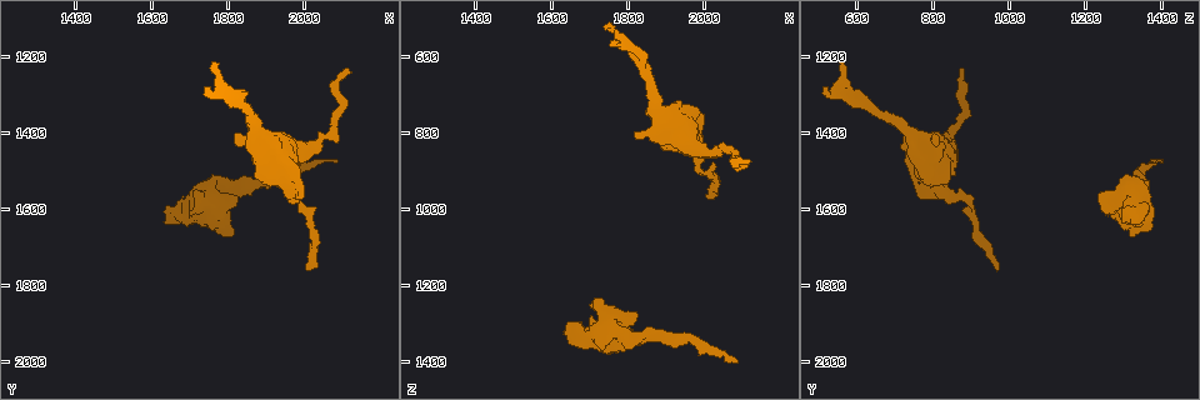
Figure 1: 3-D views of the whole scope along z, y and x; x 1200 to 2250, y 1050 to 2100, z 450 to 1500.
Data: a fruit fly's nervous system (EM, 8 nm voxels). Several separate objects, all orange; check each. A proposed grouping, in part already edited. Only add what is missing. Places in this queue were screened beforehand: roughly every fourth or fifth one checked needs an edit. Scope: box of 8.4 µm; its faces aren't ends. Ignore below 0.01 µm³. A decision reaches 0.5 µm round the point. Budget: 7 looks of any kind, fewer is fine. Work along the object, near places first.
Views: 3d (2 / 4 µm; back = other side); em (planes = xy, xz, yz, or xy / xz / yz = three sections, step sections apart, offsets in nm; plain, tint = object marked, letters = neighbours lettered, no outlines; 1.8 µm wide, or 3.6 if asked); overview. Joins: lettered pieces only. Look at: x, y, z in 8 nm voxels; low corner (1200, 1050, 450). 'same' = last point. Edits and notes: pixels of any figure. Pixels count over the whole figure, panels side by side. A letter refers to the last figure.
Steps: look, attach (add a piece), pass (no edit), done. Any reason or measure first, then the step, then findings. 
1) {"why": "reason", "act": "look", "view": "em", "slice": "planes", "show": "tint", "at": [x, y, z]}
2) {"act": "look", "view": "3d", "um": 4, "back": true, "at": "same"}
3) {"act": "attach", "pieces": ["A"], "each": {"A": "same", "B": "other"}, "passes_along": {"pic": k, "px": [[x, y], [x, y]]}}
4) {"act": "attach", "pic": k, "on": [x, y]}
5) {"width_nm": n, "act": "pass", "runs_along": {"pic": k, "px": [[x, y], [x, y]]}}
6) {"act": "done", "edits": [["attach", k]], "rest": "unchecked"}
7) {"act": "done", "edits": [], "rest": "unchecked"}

{"why": "stops while still wide", "act": "look", "view": "3d", "um": 2, "back": true, "at": [1705, 1615, 1250]}

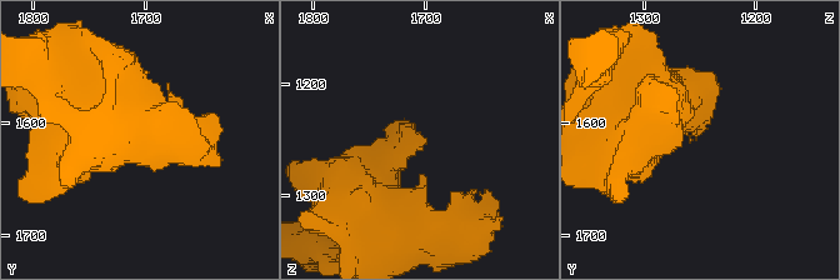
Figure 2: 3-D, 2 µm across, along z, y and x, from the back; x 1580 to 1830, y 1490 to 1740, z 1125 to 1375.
{"act": "look", "view": "em", "slice": "planes", "show": "plain", "at": [1702, 1612, 1252]}

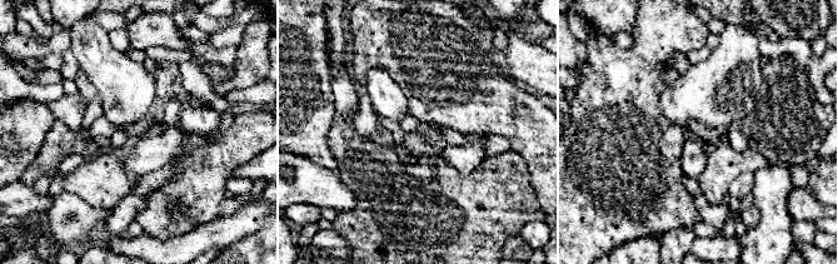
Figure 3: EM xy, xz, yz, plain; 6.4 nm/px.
{"act": "look", "view": "em", "slice": "planes", "show": "letters", "at": "same"}

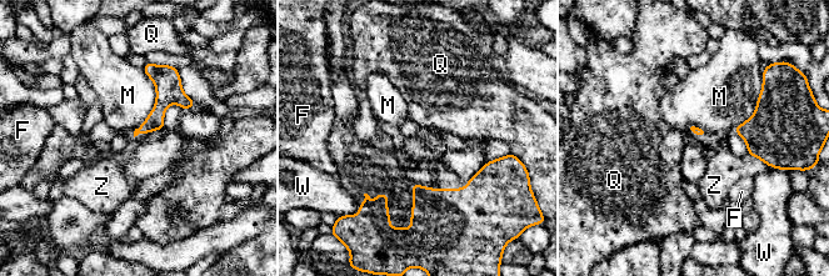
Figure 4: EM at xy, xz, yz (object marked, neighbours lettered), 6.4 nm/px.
{"act": "pass", "each": {"F": "other", "M": "other", "Q": "other", "W": "other", "Z": "other"}, "border": {"pic": 4, "px": [[143, 68], [155, 89], [143, 124]]}, "found": "no lettered piece goes on from it"}

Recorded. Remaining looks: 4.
{"why": "an open end", "act": "look", "view": "3d", "um": 2, "at": [2125, 1235, 875]}

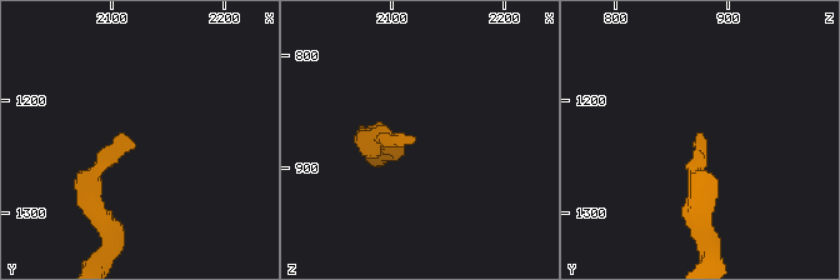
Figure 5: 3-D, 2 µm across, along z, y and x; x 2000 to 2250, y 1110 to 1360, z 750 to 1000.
{"why": "now the EM", "act": "look", "view": "em", "slice": "xz", "step": 4, "show": "tint", "at": [2120, 1238, 872]}

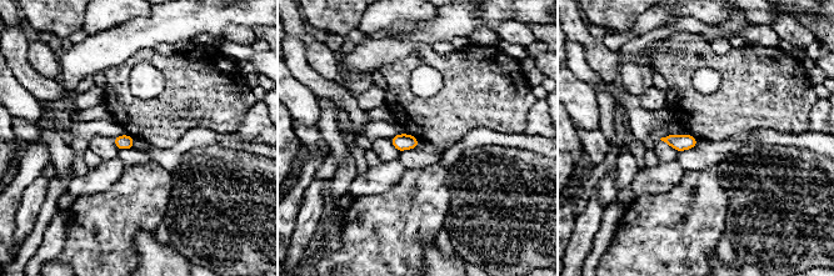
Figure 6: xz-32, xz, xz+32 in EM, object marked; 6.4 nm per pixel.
{"why": "cut it another way", "act": "look", "view": "em", "slice": "planes", "show": "letters", "at": "same"}

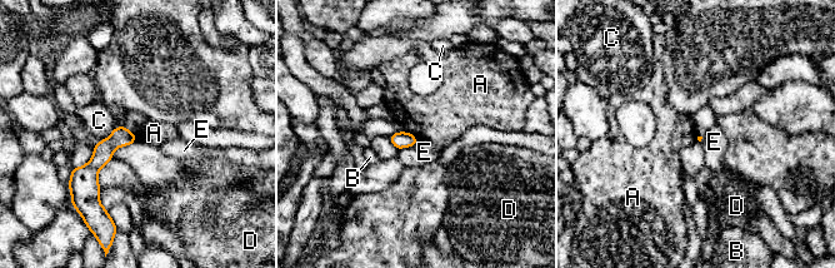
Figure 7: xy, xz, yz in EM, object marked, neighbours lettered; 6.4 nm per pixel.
{"act": "pass", "each": {"A": "other", "B": "other", "C": "other", "D": "other", "E": "other"}, "found": "no lettered piece goes on from it"}

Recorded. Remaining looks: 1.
{"act": "done", "edits": [], "rest": "unchecked"}

